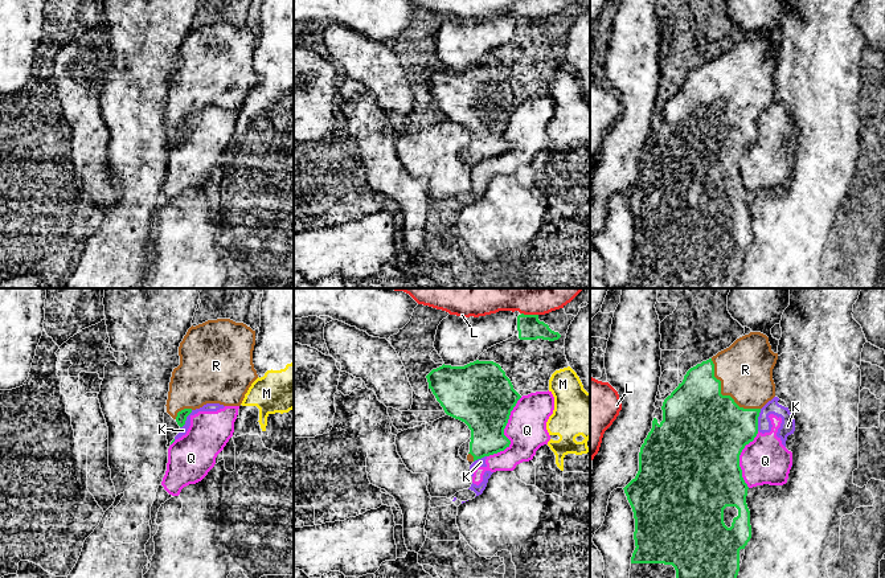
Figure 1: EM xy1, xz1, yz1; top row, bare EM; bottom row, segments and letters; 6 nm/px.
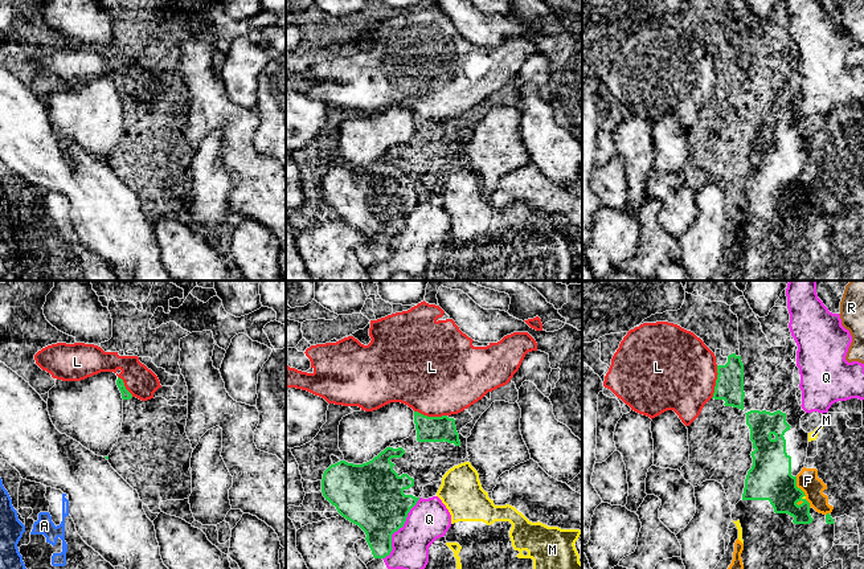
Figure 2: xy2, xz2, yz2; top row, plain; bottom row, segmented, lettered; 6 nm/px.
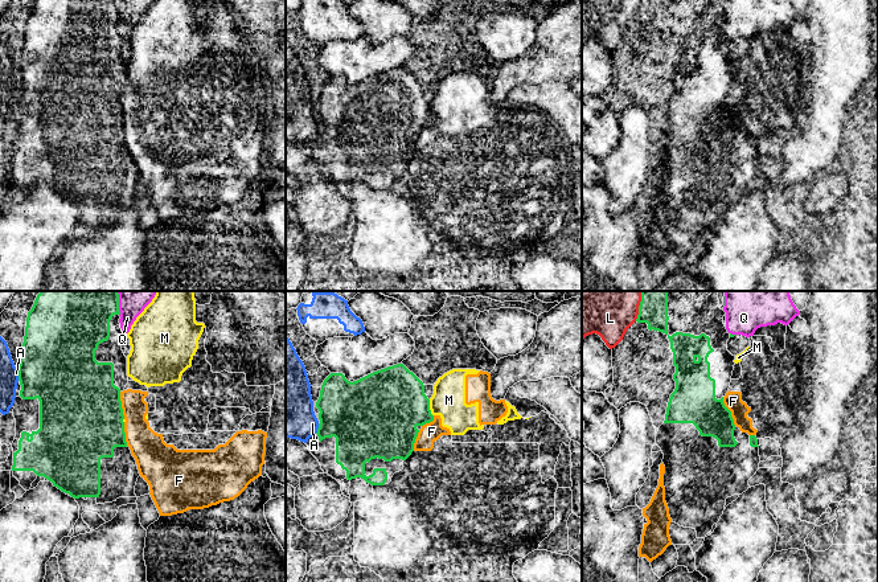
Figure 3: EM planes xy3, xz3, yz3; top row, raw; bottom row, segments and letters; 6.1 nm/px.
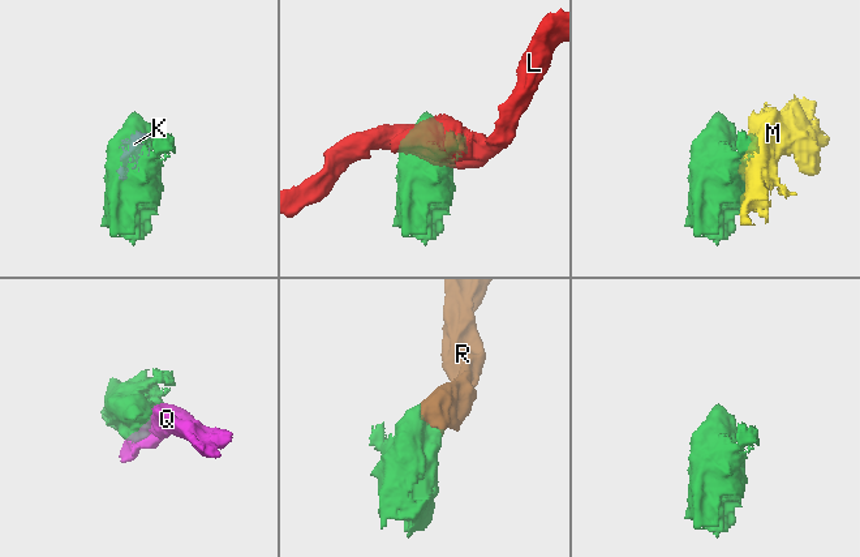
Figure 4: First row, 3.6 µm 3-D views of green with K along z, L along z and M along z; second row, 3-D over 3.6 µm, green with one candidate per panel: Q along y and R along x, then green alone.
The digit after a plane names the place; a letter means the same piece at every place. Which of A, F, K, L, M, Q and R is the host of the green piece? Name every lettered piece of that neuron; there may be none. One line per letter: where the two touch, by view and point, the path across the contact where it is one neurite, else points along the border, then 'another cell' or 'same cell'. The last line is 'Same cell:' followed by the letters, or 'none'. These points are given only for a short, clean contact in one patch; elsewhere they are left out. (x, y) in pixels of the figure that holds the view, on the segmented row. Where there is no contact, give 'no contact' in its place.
A: meets green in xy3 at (19, 374); another cell
F: meets green in yz3 at (730, 412); border along yz3 (722, 397), (722, 402), (730, 412), (735, 425); another cell
K: meets green in yz1 at (757, 419); border along yz1 (761, 409), (757, 430); another cell
L: meets green in xz2 at (430, 417); border along xz2 (414, 410), (428, 416), (446, 416); another cell
M: meets green in xz3 at (429, 408); another cell
Q: meets green in xz1 at (503, 431); another cell
R: meets green in yz1 at (724, 396); same cell
Same cell: R

